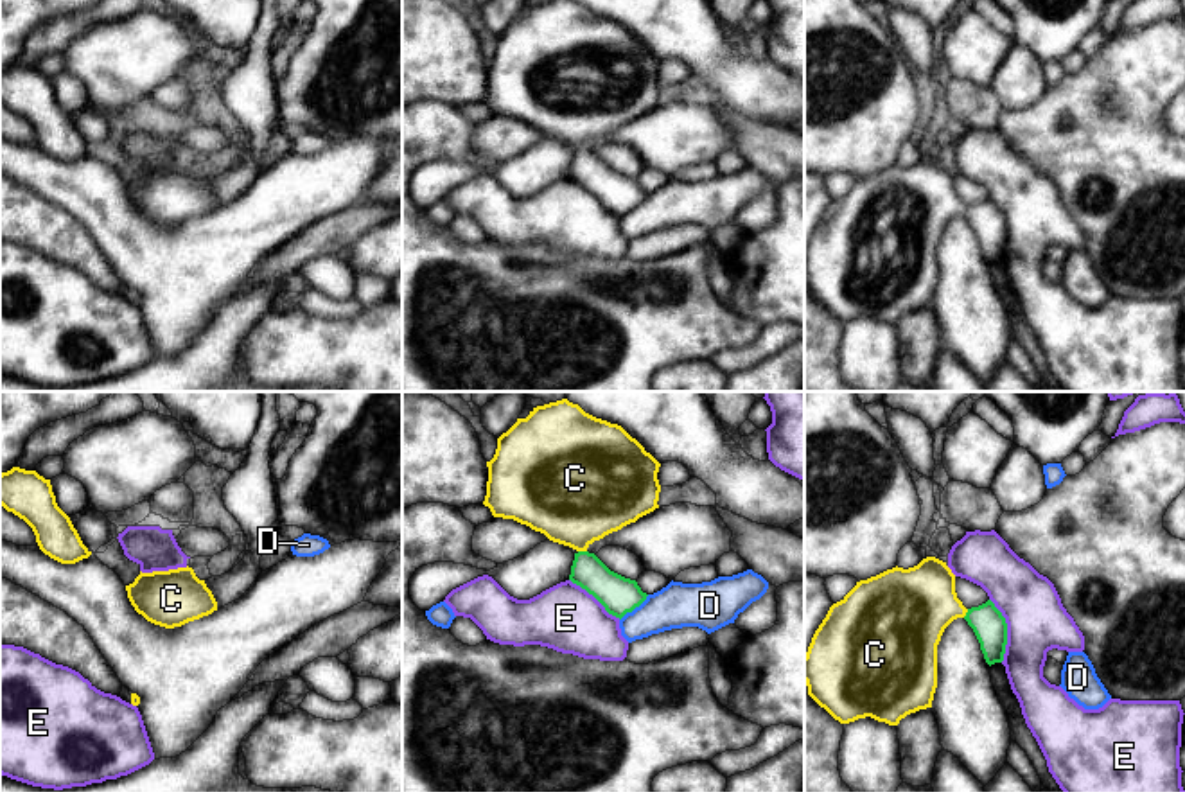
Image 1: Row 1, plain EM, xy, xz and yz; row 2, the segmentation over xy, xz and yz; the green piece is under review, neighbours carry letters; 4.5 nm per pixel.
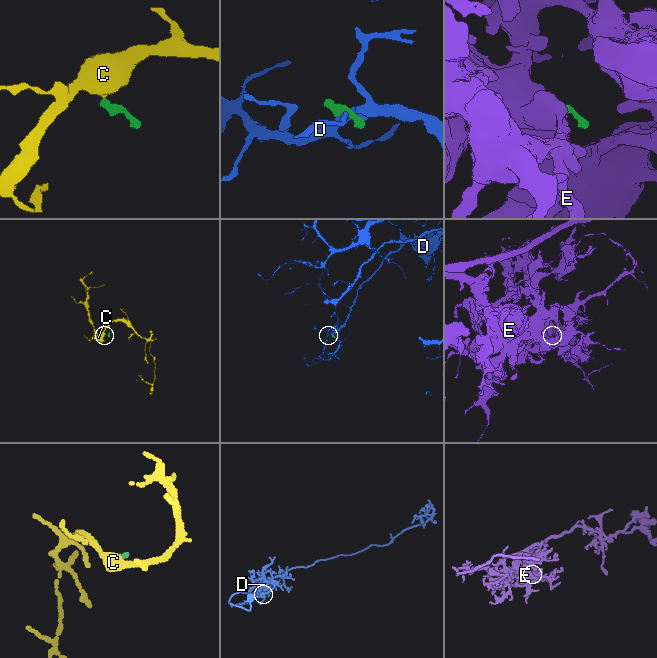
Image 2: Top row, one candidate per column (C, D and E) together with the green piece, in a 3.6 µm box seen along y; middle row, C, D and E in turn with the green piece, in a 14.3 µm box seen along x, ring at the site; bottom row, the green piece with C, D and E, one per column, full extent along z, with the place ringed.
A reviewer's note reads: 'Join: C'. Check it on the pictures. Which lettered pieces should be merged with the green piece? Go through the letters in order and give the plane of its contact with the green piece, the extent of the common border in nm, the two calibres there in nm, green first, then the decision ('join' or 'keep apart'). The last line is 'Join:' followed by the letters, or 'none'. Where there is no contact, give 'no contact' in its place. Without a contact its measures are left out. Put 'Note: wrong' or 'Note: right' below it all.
C: xz | 40 nm | 170/440 nm | join
D: xz | 180 nm | 170/200 nm | keep apart
E: yz | 300 nm | 150/280 nm | keep apart
Join: C
Note: right

